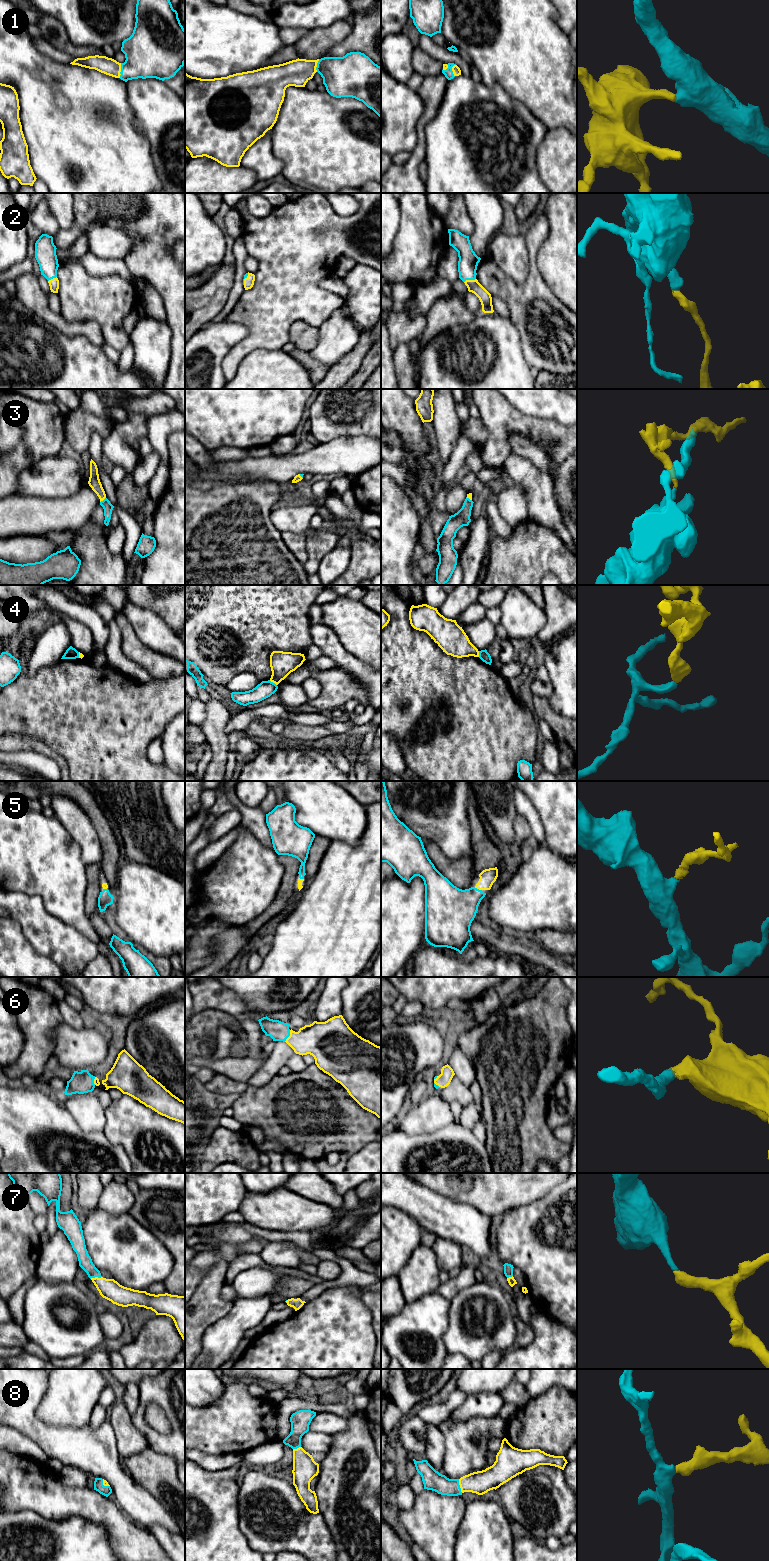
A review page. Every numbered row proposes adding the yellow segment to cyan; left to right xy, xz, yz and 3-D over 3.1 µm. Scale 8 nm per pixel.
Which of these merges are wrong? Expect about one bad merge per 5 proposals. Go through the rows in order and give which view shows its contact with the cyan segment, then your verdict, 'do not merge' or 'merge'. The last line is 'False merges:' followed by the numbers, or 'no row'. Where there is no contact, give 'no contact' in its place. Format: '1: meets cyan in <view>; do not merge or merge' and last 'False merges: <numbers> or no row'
1: meets cyan in xy; merge
2: meets cyan in yz; merge
3: meets cyan in xy; merge
4: meets cyan in xz; do not merge
5: meets cyan in yz; merge
6: meets cyan in xz; merge
7: meets cyan in xy; merge
8: meets cyan in yz; merge
False merges: 4

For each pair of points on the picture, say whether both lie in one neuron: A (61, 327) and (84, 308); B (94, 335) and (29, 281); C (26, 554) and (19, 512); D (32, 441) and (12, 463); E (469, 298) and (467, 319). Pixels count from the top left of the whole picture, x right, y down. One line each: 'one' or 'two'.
A: two
B: one
C: two
D: one
E: two

